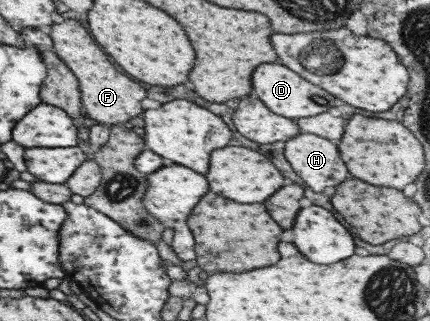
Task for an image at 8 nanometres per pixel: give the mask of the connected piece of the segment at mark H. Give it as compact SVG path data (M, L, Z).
M299 133L285 142L285 160L305 186L315 193L327 186L337 186L347 178L345 164L337 154L335 144L319 136L309 136L309 133Z

